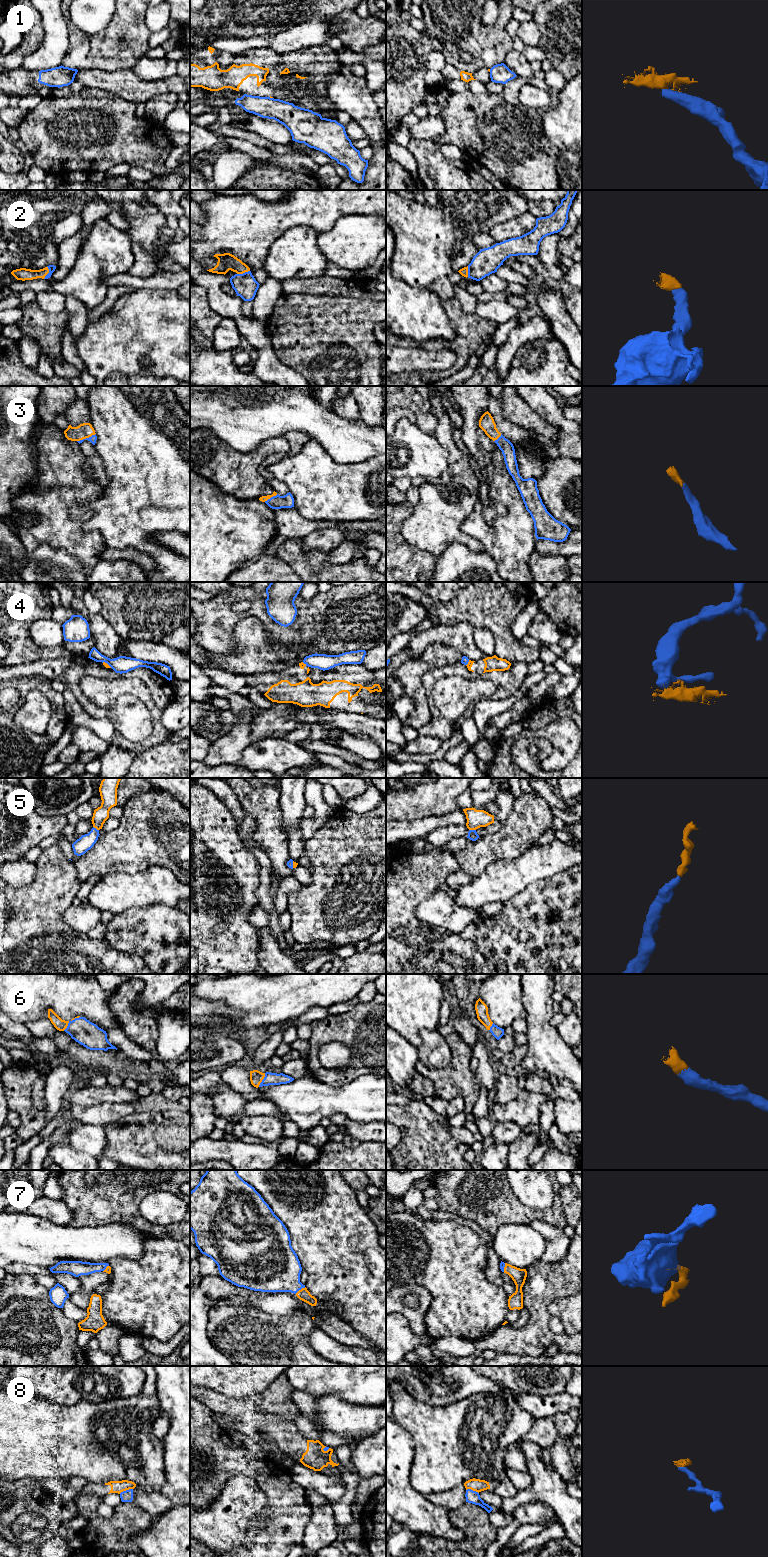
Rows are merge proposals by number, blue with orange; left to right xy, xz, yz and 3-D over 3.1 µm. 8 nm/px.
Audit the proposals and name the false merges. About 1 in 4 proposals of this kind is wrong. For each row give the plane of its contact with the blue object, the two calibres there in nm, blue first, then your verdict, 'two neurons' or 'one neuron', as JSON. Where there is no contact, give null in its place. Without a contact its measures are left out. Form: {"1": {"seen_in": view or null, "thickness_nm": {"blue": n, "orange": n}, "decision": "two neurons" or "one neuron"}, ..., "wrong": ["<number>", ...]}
{"1": {"seen_in": "xz", "thickness_nm": {"blue": 200, "orange": 20}, "decision": "two neurons"}, "2": {"seen_in": "xz", "thickness_nm": {"blue": 190, "orange": 140}, "decision": "one neuron"}, "3": {"seen_in": "xy", "thickness_nm": {"blue": 60, "orange": 120}, "decision": "one neuron"}, "4": {"seen_in": "xy", "thickness_nm": {"blue": 140, "orange": 40}, "decision": "two neurons"}, "5": {"seen_in": "yz", "thickness_nm": {"blue": 80, "orange": 140}, "decision": "one neuron"}, "6": {"seen_in": "xz", "thickness_nm": {"blue": 100, "orange": 110}, "decision": "one neuron"}, "7": {"seen_in": "xz", "thickness_nm": {"blue": 380, "orange": 90}, "decision": "one neuron"}, "8": {"seen_in": "xy", "thickness_nm": {"blue": 100, "orange": 100}, "decision": "two neurons"}, "wrong": ["1", "4", "8"]}

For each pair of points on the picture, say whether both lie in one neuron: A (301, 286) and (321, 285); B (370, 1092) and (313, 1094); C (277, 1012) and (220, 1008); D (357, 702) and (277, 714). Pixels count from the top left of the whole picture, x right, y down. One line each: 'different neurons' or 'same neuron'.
A: same neuron
B: same neuron
C: different neurons
D: different neurons

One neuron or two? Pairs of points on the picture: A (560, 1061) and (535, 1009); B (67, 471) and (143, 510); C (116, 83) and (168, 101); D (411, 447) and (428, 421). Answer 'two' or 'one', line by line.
A: one
B: two
C: two
D: two

